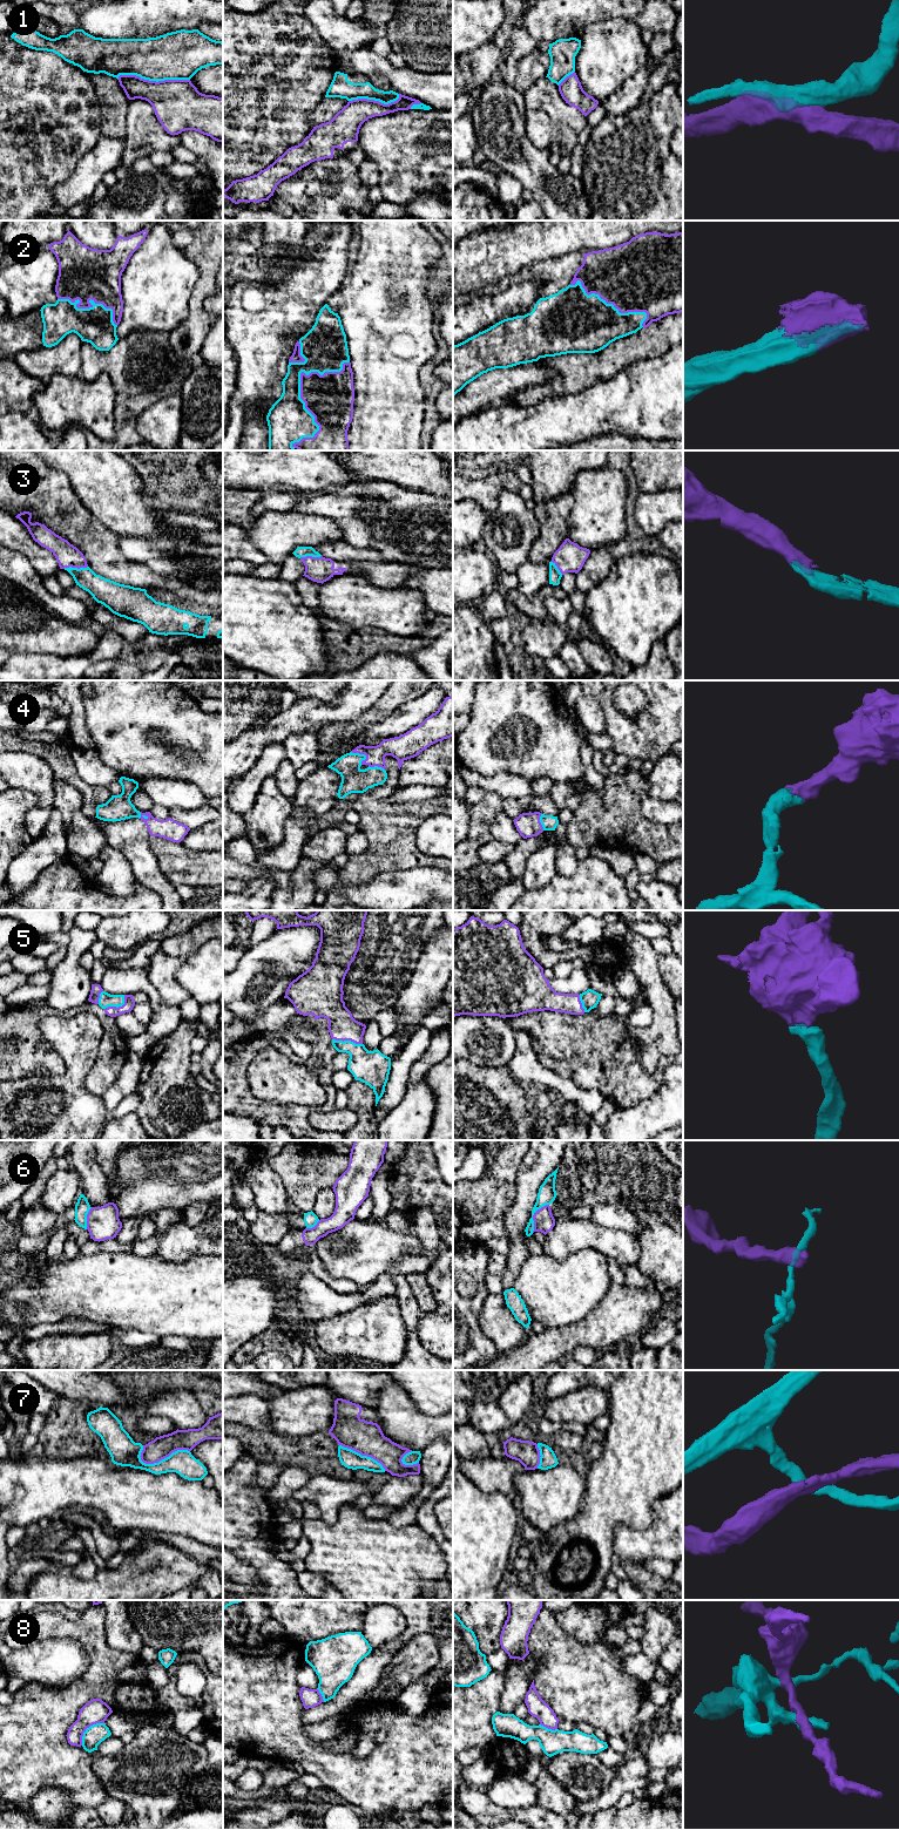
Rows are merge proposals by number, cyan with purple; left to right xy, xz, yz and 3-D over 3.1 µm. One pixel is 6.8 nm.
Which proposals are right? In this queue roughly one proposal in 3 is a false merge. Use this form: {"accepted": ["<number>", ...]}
{"accepted": ["2", "3", "4", "5"]}

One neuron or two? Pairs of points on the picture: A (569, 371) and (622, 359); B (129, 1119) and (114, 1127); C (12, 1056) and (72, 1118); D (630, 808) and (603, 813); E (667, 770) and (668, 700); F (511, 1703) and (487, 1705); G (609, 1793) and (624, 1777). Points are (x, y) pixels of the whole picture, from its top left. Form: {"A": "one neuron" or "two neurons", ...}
{"A": "one neuron", "B": "one neuron", "C": "two neurons", "D": "one neuron", "E": "two neurons", "F": "two neurons", "G": "one neuron"}

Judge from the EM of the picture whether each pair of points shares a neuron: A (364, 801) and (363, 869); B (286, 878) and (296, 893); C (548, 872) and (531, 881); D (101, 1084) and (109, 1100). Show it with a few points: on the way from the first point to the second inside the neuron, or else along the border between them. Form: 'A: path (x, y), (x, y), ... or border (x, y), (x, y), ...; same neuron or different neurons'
A: path (377, 818), (377, 853); same neuron
B: border (292, 872), (292, 883), (290, 886), (275, 888); different neurons
C: path (543, 872), (535, 880); same neuron
D: border (121, 1068), (116, 1079), (101, 1096); different neurons

